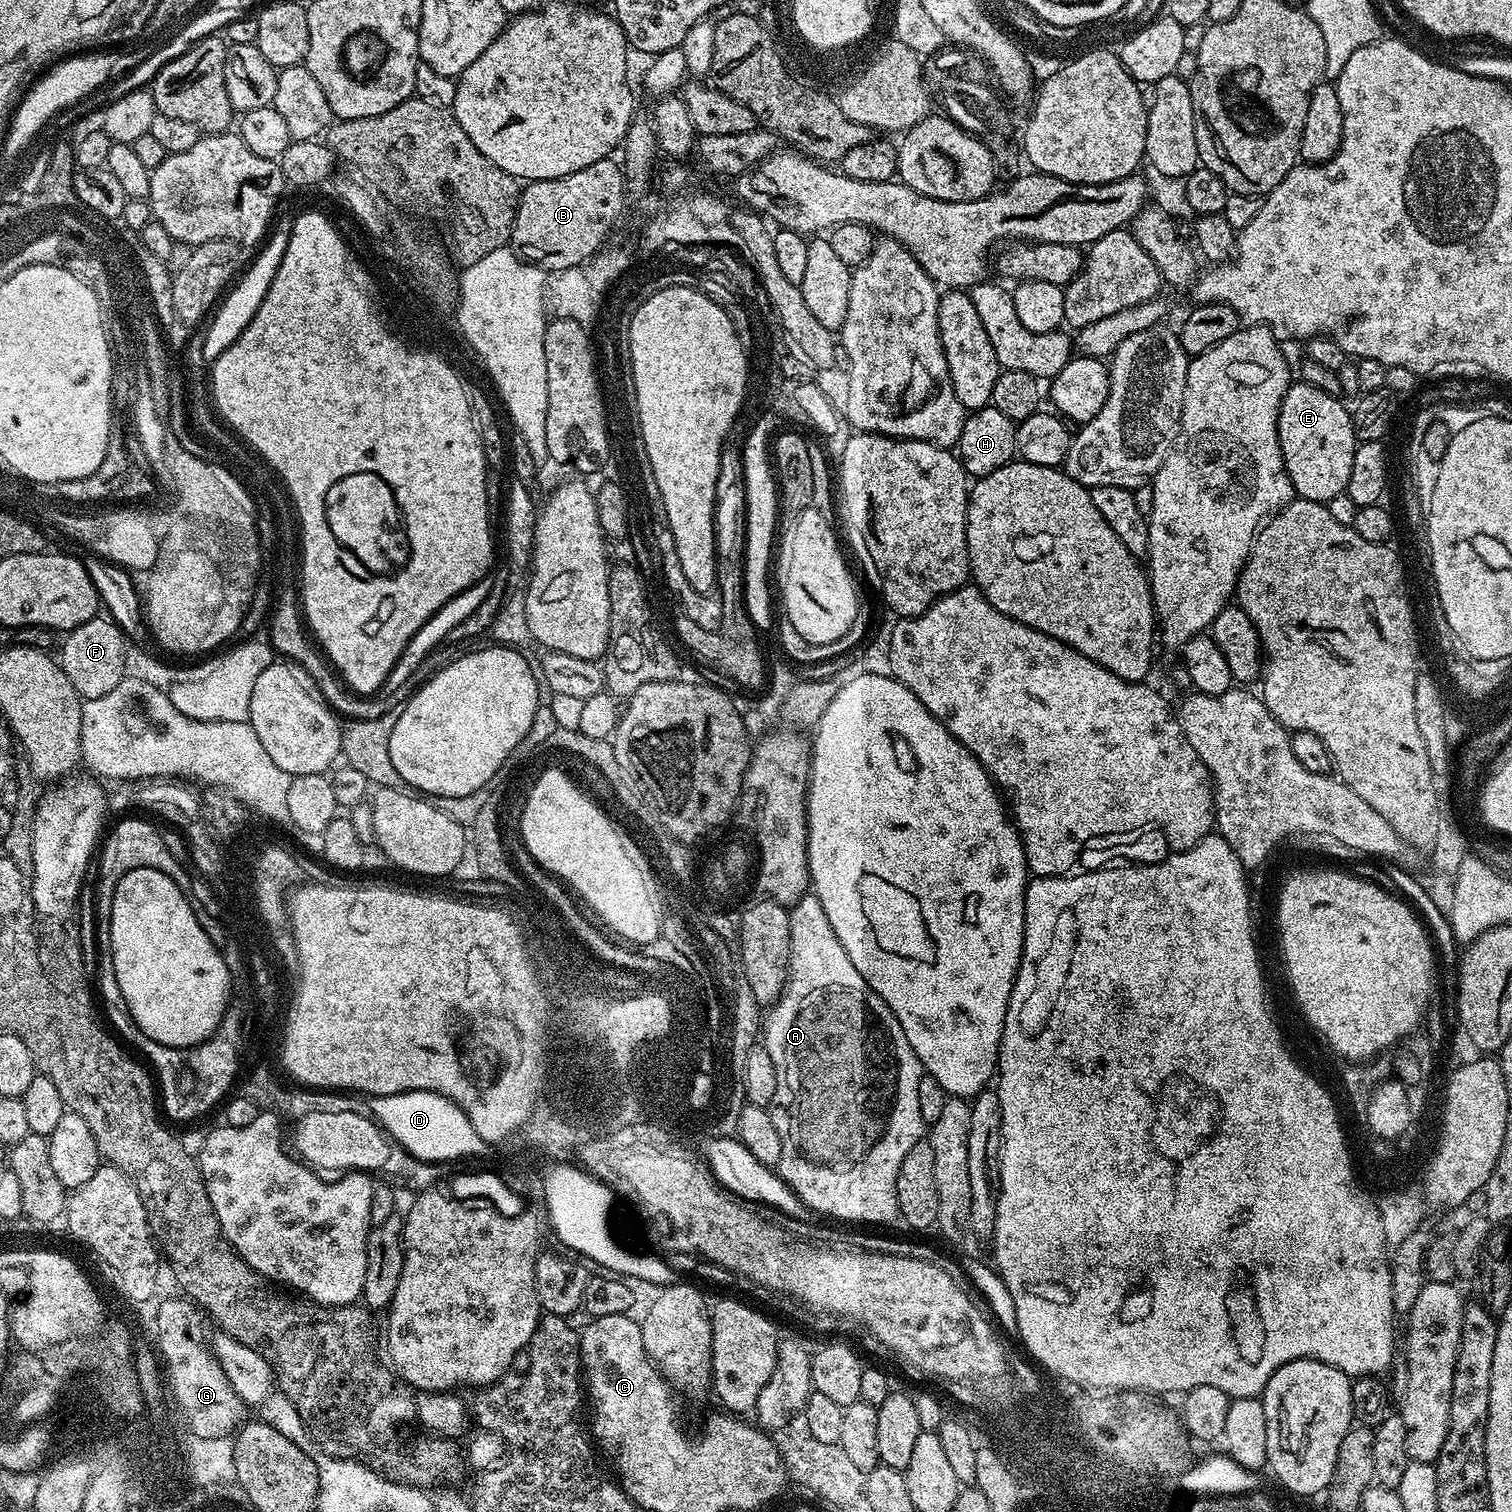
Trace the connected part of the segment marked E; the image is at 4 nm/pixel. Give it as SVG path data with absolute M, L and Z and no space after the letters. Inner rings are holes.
M1289 383L1278 414L1278 438L1282 458L1292 479L1292 491L1301 500L1326 502L1346 491L1358 443L1353 413L1340 396L1326 394L1318 386Z

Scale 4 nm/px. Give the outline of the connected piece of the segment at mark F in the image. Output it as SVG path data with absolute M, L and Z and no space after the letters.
M93 618L82 626L71 629L60 648L59 667L64 669L66 678L74 686L74 690L84 700L102 698L102 694L110 694L126 679L124 663L129 645L123 630L111 618Z

